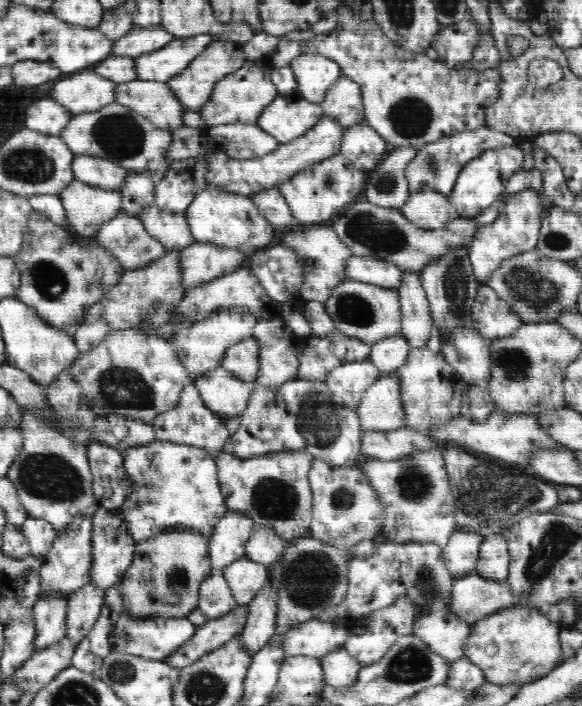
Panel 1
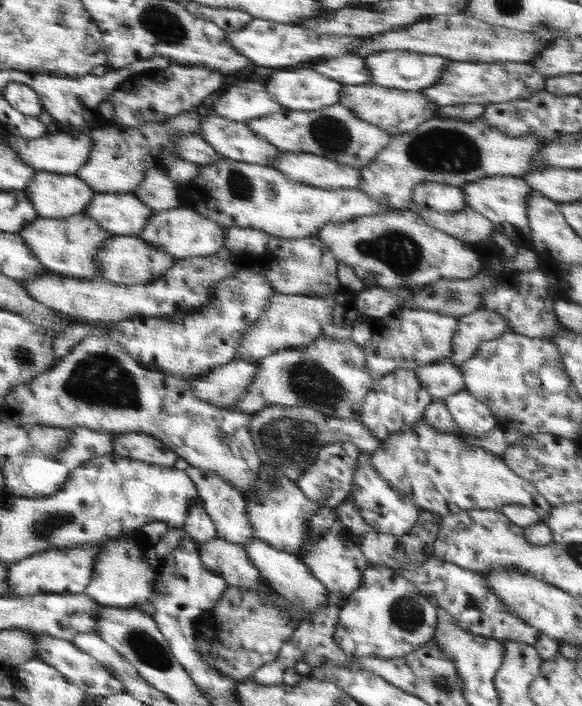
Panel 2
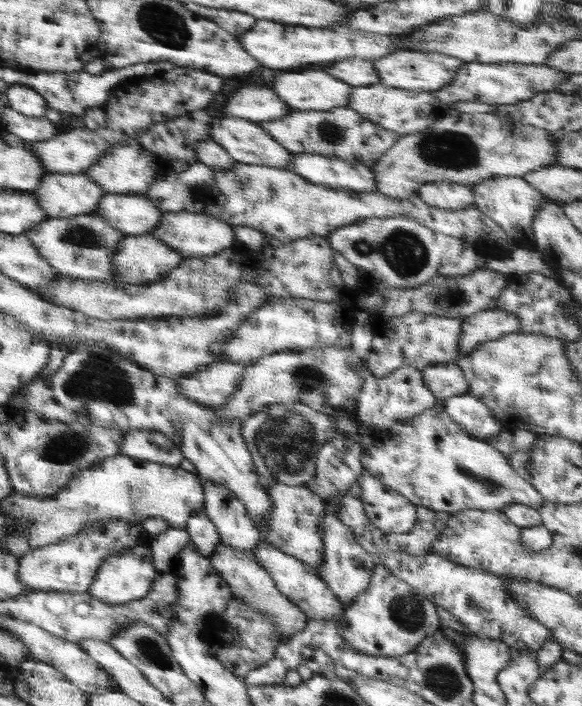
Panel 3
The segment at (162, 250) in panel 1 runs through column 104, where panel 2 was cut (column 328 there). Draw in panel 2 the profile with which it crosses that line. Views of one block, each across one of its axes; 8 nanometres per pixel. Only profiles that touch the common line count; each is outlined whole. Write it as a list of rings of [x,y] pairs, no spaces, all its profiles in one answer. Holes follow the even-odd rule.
[[[406,209],[386,212],[386,214],[360,216],[346,222],[329,222],[322,226],[322,230],[318,230],[318,234],[314,237],[320,239],[330,249],[330,253],[337,261],[341,260],[351,266],[356,276],[364,281],[366,288],[399,286],[420,288],[441,278],[464,280],[476,276],[482,266],[475,247],[428,226],[428,223],[424,222],[418,214]]]

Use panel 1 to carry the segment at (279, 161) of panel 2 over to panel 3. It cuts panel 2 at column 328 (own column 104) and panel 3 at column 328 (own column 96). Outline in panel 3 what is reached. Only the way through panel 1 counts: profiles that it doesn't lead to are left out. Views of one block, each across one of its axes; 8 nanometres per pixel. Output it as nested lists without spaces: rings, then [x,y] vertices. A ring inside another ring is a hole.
[[[314,153],[299,154],[292,157],[288,171],[308,182],[334,189],[376,190],[372,167],[361,162],[346,162]]]

